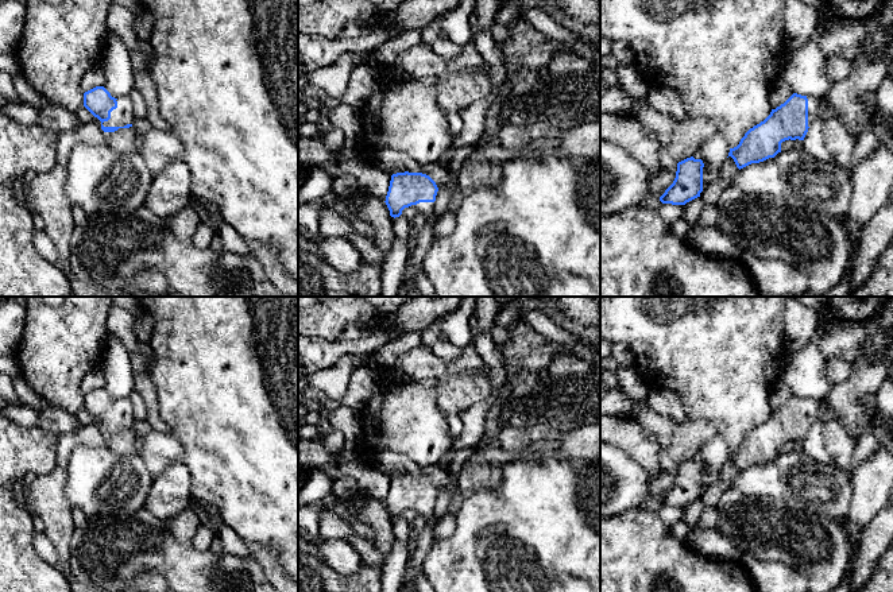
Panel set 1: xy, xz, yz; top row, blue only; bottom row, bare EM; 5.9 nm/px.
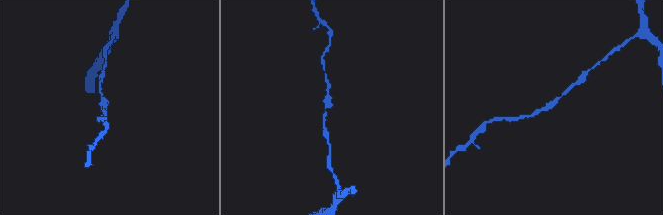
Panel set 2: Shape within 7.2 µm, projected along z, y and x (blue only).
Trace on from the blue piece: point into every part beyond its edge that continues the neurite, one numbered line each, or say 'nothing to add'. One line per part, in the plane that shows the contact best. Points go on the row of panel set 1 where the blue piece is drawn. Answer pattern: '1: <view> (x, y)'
1: xy (123, 115)

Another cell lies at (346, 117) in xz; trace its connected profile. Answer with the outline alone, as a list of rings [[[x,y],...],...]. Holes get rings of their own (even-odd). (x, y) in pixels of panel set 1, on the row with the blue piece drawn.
[[[339,104],[335,108],[324,108],[322,120],[344,134],[343,154],[345,160],[360,160],[359,143],[362,140],[363,127],[359,107]]]

